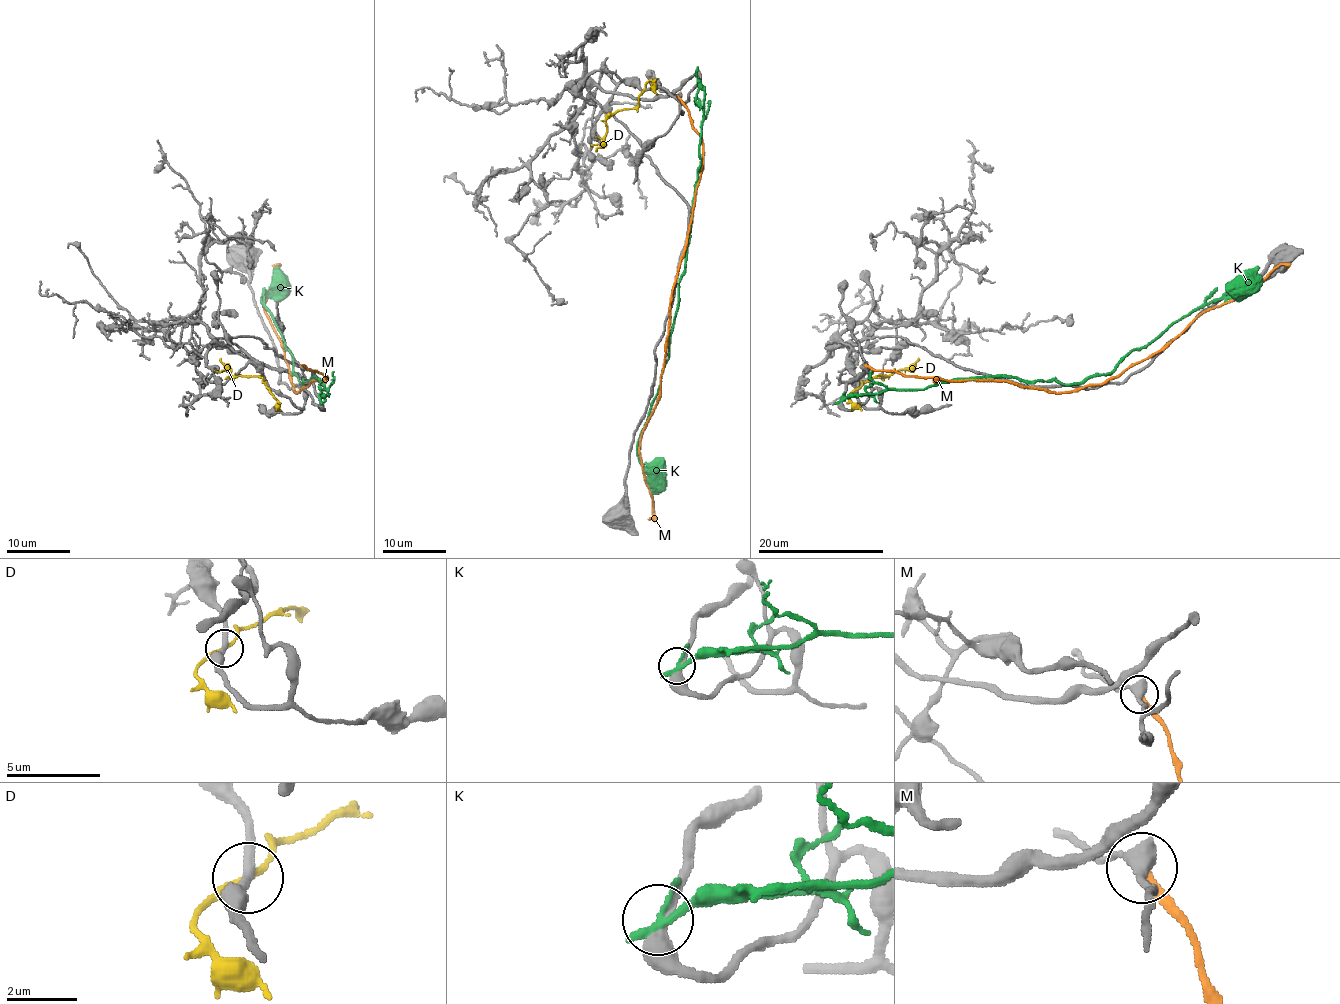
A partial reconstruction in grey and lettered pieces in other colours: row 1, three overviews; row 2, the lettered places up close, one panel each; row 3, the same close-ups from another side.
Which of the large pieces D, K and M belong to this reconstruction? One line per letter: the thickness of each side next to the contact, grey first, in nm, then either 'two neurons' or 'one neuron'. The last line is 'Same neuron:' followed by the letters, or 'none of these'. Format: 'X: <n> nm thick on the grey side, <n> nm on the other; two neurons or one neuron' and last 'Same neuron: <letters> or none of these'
D: 240 nm thick on the grey side, 160 nm on the other; two neurons
K: 400 nm thick on the grey side, 220 nm on the other; two neurons
M: 420 nm thick on the grey side, 280 nm on the other; two neurons
Same neuron: none of these

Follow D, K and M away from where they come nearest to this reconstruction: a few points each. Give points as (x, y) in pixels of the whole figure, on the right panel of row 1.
D: (858, 388), (875, 376), (908, 369), (919, 358)
K: (841, 399), (981, 376), (1078, 384), (1108, 374), (1175, 322), (1228, 299), (1258, 266)
M: (866, 365), (907, 376), (1080, 390), (1163, 351), (1198, 316), (1290, 266)

